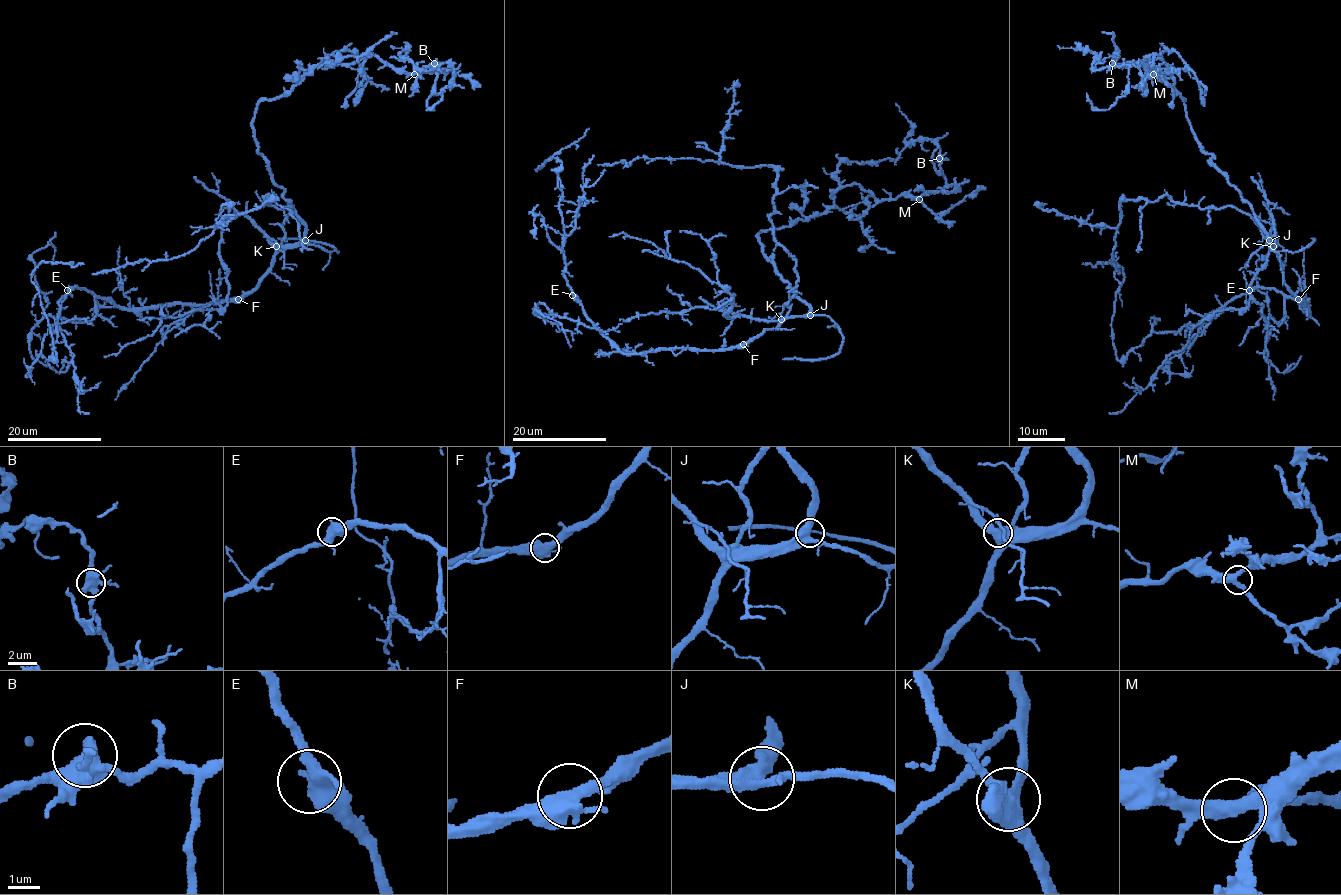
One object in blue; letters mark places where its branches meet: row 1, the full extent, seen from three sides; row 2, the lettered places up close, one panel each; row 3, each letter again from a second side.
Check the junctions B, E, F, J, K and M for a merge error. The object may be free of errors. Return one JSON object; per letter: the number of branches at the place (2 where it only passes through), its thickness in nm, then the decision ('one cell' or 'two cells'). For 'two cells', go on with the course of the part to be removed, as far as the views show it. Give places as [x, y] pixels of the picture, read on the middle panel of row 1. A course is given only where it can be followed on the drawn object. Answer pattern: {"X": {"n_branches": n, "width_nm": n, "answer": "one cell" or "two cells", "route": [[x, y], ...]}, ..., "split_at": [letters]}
{"B": {"n_branches": 3, "width_nm": 460, "answer": "one cell"}, "E": {"n_branches": 3, "width_nm": 460, "answer": "one cell"}, "F": {"n_branches": 3, "width_nm": 480, "answer": "one cell"}, "J": {"n_branches": 3, "width_nm": 400, "answer": "one cell"}, "K": {"n_branches": 3, "width_nm": 400, "answer": "one cell"}, "M": {"n_branches": 3, "width_nm": 360, "answer": "one cell"}, "split_at": []}

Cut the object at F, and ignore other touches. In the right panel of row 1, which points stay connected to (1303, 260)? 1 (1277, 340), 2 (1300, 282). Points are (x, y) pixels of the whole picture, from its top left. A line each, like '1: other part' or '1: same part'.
1: same part
2: same part

